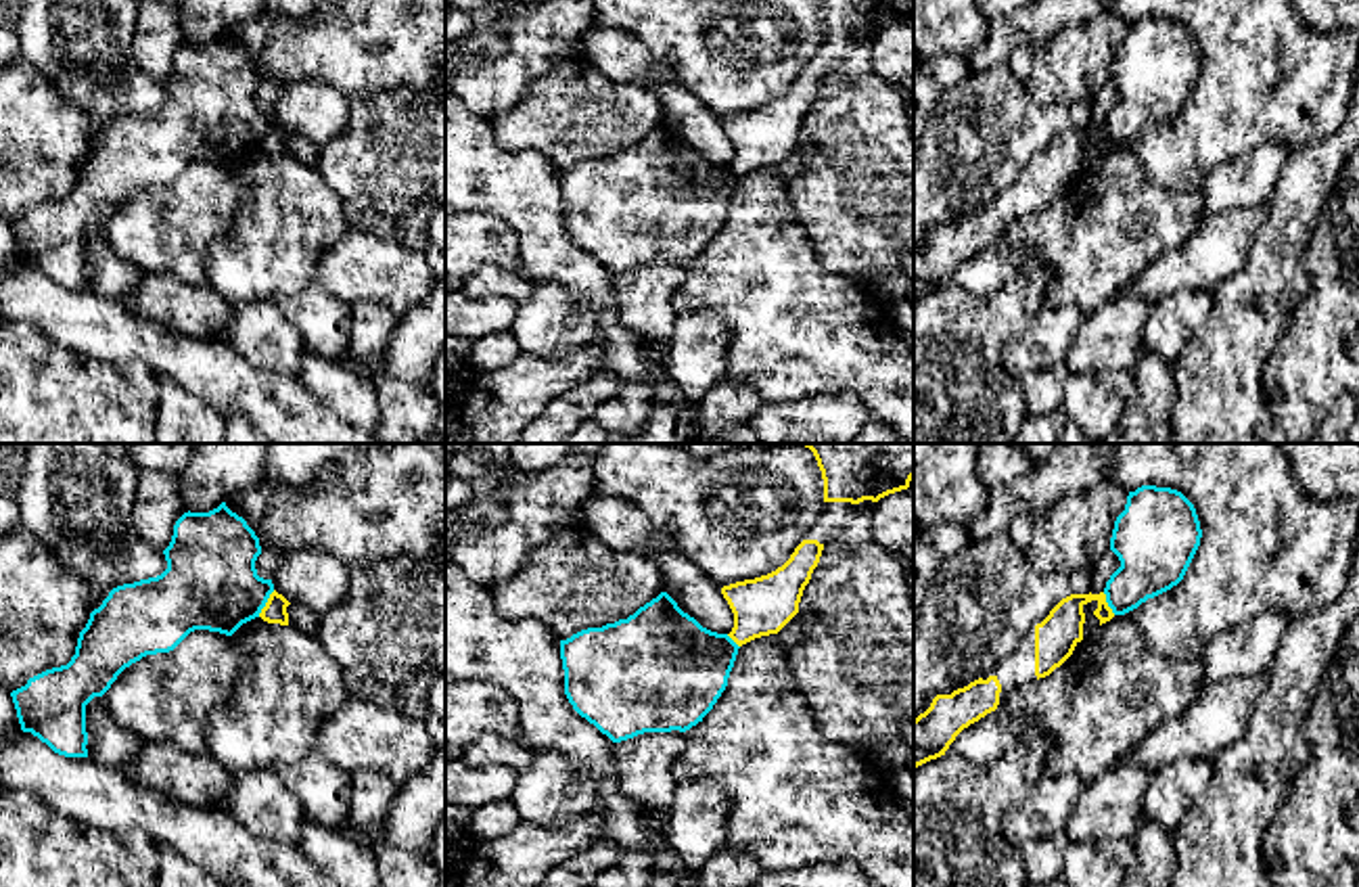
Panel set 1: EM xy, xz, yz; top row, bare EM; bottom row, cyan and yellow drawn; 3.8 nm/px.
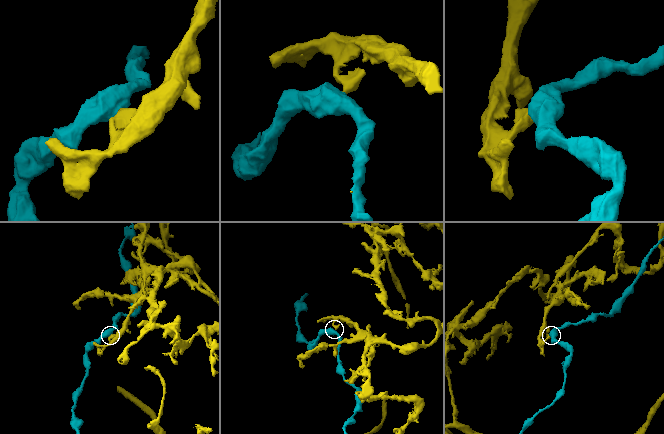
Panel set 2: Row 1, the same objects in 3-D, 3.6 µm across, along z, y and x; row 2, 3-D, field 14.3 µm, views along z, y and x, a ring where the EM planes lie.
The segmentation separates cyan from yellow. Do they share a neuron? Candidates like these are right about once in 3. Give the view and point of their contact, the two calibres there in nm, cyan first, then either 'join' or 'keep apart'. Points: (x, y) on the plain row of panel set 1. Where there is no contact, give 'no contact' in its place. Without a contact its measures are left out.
xy (266, 132) | 360/90 nm | keep apart

